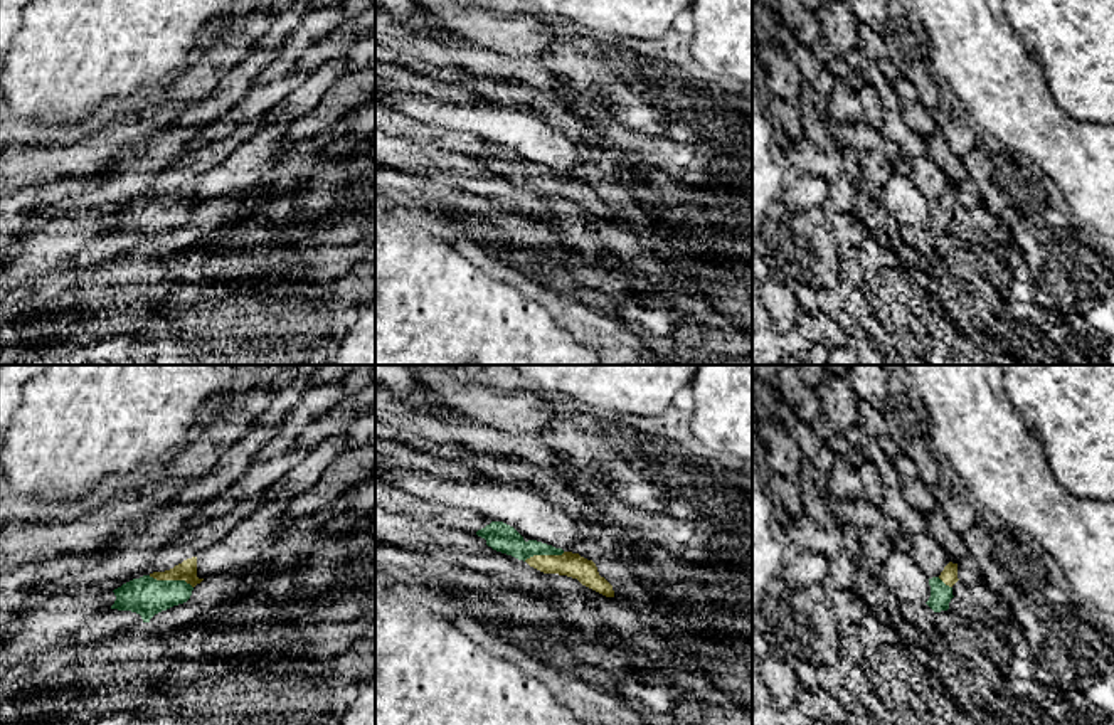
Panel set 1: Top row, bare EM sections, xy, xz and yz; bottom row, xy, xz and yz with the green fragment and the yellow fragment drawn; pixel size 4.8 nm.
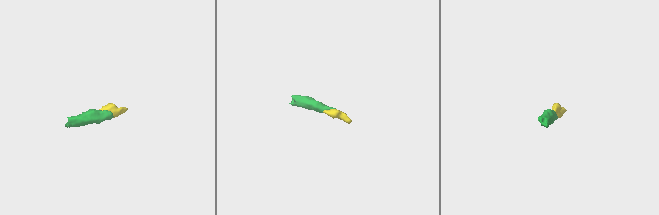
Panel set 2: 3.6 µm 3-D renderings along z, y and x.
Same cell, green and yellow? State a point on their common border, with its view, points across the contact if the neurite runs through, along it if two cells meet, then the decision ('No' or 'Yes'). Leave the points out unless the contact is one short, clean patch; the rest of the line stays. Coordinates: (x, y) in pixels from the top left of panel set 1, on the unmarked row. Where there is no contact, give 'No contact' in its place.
Touches green at xy (170, 204). Path across: xy (145, 219), (160, 214), (170, 204), (187, 194). Yes

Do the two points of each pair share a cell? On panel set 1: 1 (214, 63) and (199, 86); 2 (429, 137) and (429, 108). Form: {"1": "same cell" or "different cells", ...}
{"1": "same cell", "2": "different cells"}

